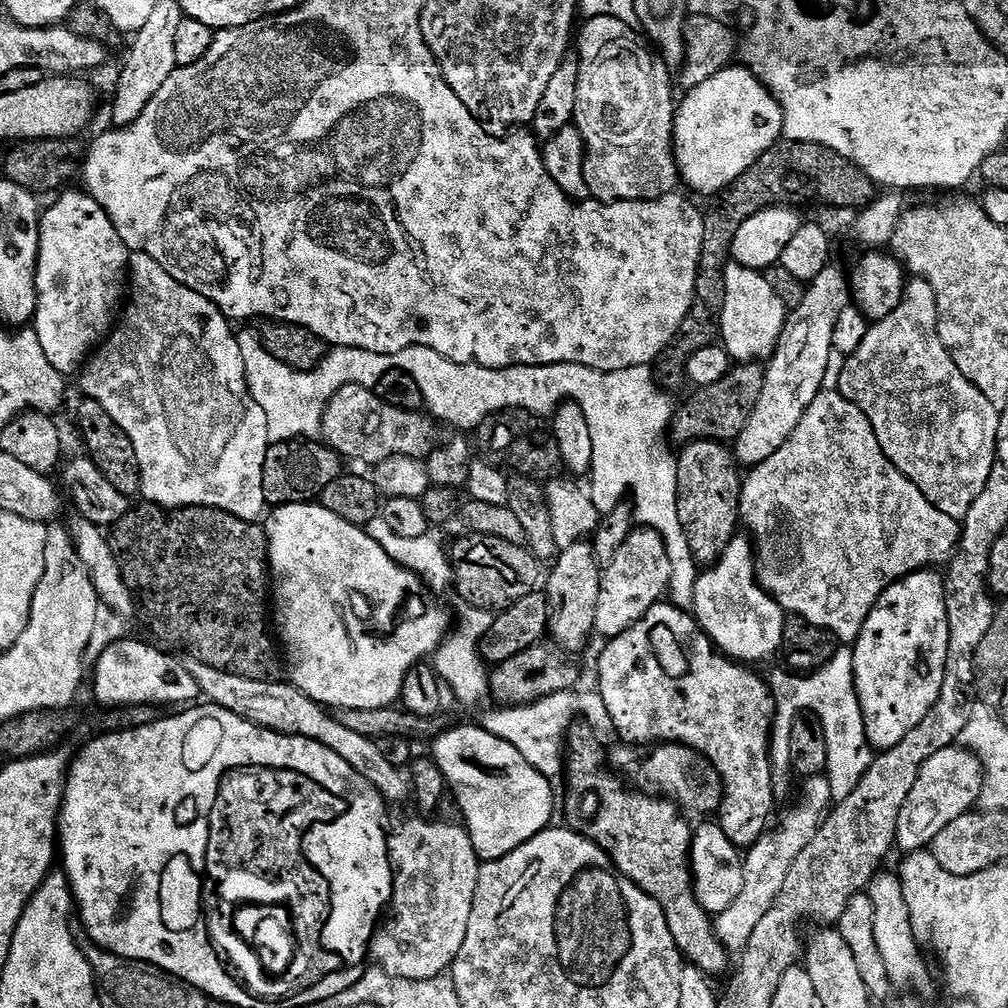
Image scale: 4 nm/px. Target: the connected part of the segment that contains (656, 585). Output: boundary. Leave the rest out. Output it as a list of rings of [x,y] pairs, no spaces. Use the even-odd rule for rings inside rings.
[[[637,527],[622,542],[618,554],[603,569],[600,577],[595,635],[620,636],[634,626],[650,609],[665,599],[672,577],[672,563],[664,538],[653,528]]]

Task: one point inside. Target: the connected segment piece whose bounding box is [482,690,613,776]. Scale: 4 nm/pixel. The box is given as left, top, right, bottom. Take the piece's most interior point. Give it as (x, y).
(538, 731)

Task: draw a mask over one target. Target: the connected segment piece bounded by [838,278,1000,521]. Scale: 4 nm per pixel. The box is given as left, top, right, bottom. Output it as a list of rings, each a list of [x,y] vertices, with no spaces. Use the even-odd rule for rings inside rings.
[[[909,279],[898,307],[869,327],[861,344],[844,361],[838,391],[866,414],[878,438],[878,446],[882,446],[895,468],[906,474],[942,514],[963,521],[970,506],[974,506],[974,498],[986,490],[990,470],[994,470],[1000,409],[986,399],[978,386],[967,380],[954,358],[950,358],[938,334],[934,292],[925,280]]]

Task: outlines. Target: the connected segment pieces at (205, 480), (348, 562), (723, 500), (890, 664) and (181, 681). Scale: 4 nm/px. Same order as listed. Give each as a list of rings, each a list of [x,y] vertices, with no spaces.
[[[132,252],[122,315],[107,339],[91,353],[78,379],[84,387],[83,395],[98,402],[134,442],[140,467],[140,496],[147,503],[166,509],[217,508],[256,522],[266,512],[262,466],[270,441],[266,414],[248,392],[242,350],[231,326],[229,317],[219,308],[170,278],[150,254]]]
[[[318,502],[282,504],[273,507],[267,513],[262,527],[264,535],[268,538],[268,562],[270,576],[274,581],[274,620],[275,623],[276,620],[280,623],[278,644],[282,649],[286,668],[288,664],[289,677],[287,676],[287,679],[292,687],[309,696],[315,704],[328,710],[339,710],[341,708],[378,710],[379,708],[393,707],[401,699],[404,676],[408,669],[421,663],[425,658],[431,657],[450,632],[450,620],[448,624],[447,614],[438,605],[431,604],[424,597],[424,592],[426,593],[424,581],[410,569],[406,569],[392,560],[390,554],[386,554],[386,550],[382,550],[382,546],[378,546],[378,542],[374,542],[374,538],[370,538],[370,534],[361,525],[346,522],[342,518],[338,518],[338,514],[330,514],[330,510],[326,510]]]
[[[693,440],[691,444],[683,445],[679,451],[680,456],[675,457],[678,470],[678,522],[682,522],[686,542],[690,542],[692,557],[696,560],[697,565],[711,566],[727,550],[733,536],[737,535],[738,525],[741,523],[740,485],[742,472],[737,467],[733,449],[727,443],[718,440]]]
[[[939,571],[909,572],[902,579],[895,580],[880,595],[852,648],[856,696],[860,700],[861,714],[864,716],[865,734],[873,749],[898,746],[898,742],[902,742],[902,738],[906,738],[906,734],[910,734],[910,730],[914,730],[914,726],[918,726],[918,722],[922,722],[922,718],[930,714],[942,690],[949,646],[950,622],[946,618],[944,578]]]
[[[128,639],[115,640],[94,662],[96,681],[92,688],[96,691],[97,702],[105,704],[105,709],[133,708],[135,704],[188,706],[201,699],[198,682],[194,682],[194,674],[190,674],[183,659],[155,643],[143,644],[140,640]]]

